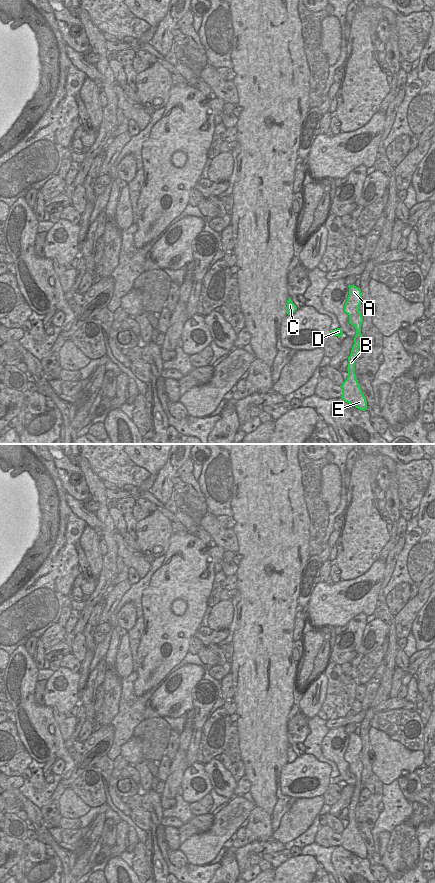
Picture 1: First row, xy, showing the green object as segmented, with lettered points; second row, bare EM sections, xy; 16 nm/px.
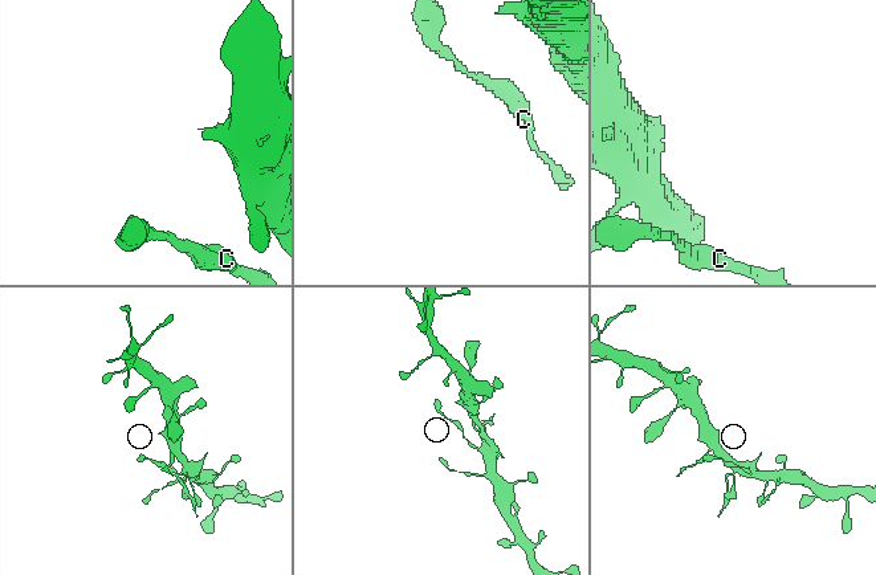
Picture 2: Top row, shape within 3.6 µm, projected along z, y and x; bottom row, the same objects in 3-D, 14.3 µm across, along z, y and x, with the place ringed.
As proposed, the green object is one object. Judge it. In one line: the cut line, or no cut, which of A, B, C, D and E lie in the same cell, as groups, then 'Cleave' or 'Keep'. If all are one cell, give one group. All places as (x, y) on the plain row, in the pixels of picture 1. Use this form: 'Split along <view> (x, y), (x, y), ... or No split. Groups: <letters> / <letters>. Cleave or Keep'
No split. Groups: A B C D E. Keep.

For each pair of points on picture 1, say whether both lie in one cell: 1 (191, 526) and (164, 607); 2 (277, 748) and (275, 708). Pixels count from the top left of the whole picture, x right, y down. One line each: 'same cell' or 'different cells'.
1: different cells
2: same cell

